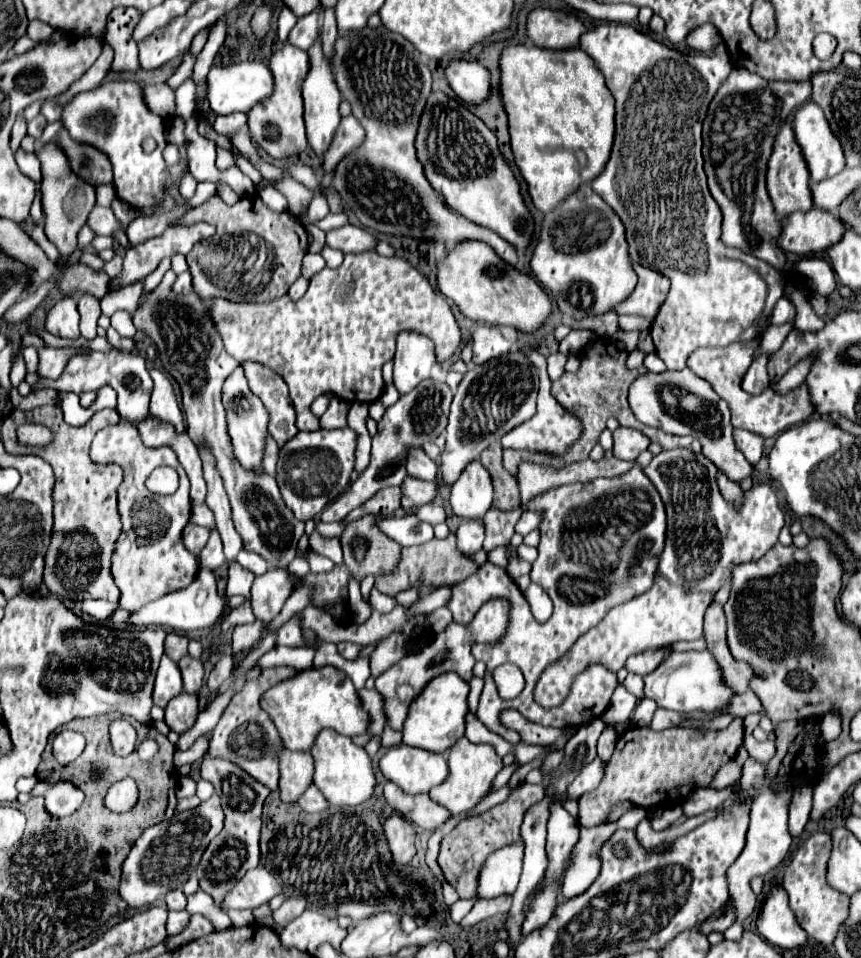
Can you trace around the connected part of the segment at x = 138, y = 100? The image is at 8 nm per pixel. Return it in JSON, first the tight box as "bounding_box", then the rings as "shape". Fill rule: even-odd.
{"bounding_box":[63,81,169,217],"shape":[[[107,81],[97,89],[79,93],[77,97],[73,97],[73,101],[63,109],[63,125],[69,129],[71,137],[75,141],[83,141],[89,145],[95,145],[97,149],[101,149],[111,165],[113,165],[113,181],[117,187],[117,197],[121,201],[125,201],[127,205],[133,205],[143,217],[153,215],[163,203],[165,203],[165,183],[169,179],[169,171],[167,171],[167,163],[163,159],[163,149],[165,149],[165,119],[159,115],[153,115],[145,103],[143,103],[143,89],[133,83],[133,81]],[[153,137],[157,141],[157,149],[153,153],[143,153],[141,143],[143,139]]]}

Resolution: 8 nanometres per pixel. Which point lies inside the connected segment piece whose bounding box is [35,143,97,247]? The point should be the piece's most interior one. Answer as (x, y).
(67, 200)

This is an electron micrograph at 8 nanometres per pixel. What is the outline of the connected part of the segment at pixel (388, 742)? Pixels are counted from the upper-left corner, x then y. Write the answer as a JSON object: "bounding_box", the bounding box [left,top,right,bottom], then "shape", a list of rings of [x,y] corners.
{"bounding_box":[381,725,401,747],"shape":[[[386,725],[381,736],[382,747],[393,747],[393,745],[395,745],[395,743],[399,743],[399,741],[401,741],[401,733],[395,733],[395,731],[391,731],[391,728]]]}

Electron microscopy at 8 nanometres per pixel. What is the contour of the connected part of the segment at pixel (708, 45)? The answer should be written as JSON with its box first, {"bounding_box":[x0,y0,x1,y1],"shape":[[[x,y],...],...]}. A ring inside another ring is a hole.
{"bounding_box":[685,23,721,51],"shape":[[[711,23],[695,27],[691,31],[691,35],[687,35],[687,39],[685,39],[685,43],[695,51],[711,51],[719,41],[721,41],[721,37]]]}

